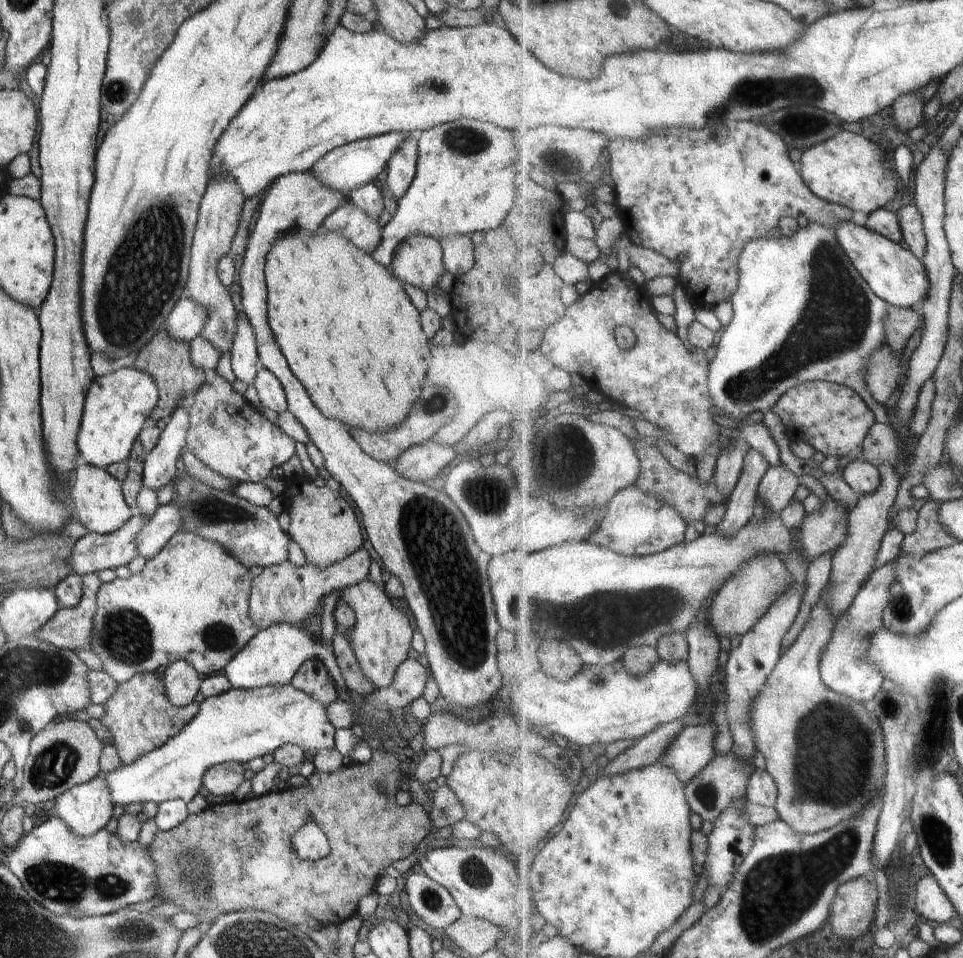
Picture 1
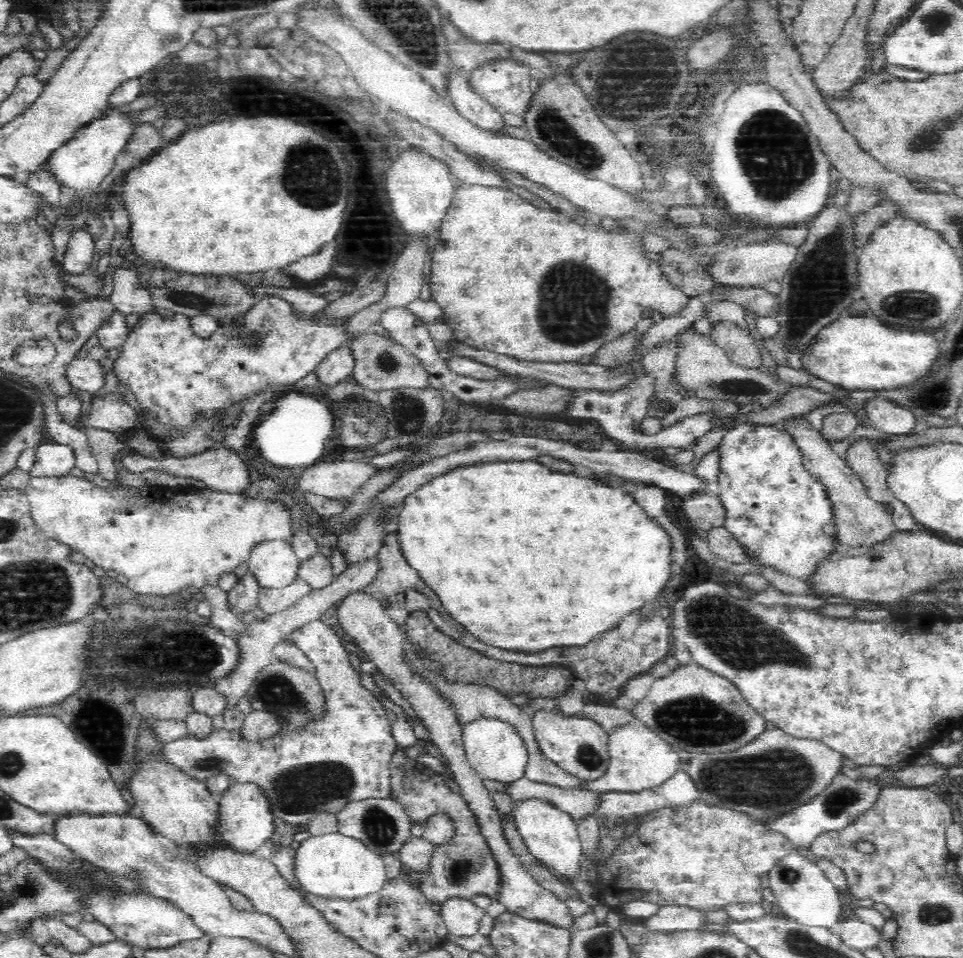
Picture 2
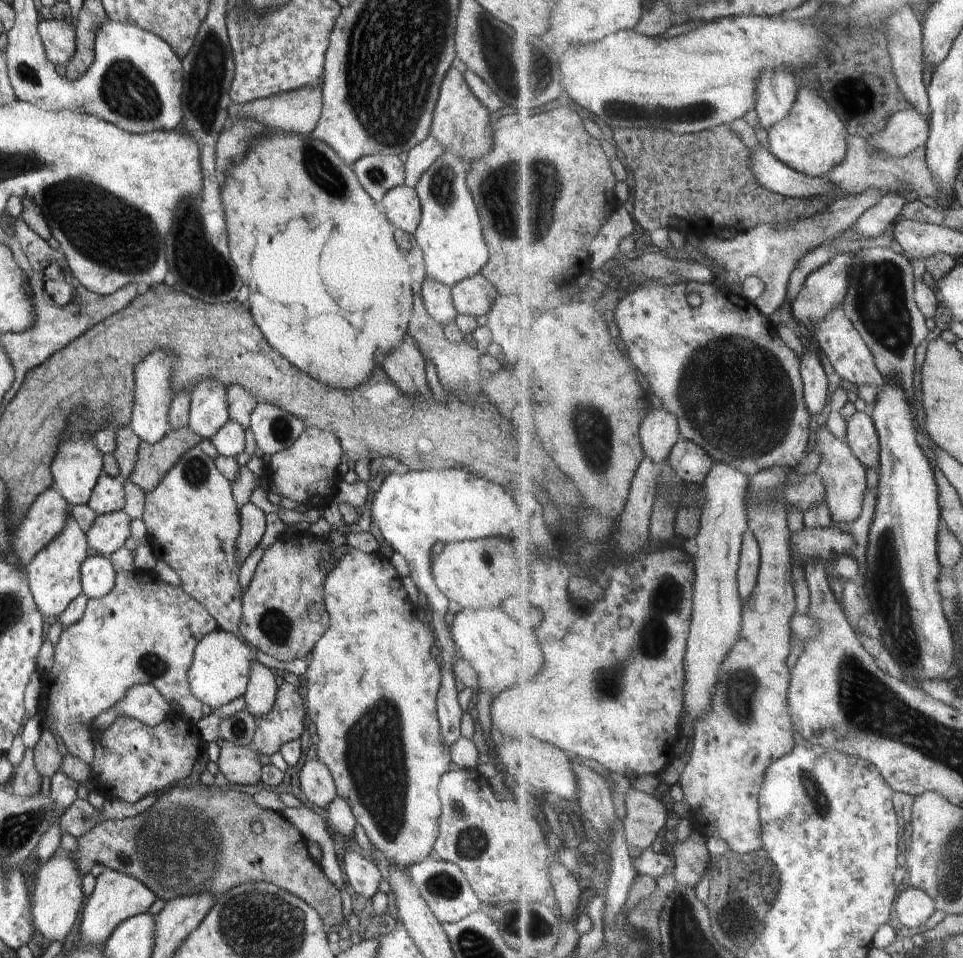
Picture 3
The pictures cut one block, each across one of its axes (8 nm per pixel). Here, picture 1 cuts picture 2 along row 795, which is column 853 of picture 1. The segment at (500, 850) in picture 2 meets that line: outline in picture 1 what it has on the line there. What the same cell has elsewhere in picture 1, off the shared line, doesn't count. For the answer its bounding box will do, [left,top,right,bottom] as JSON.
[844,461,883,496]

